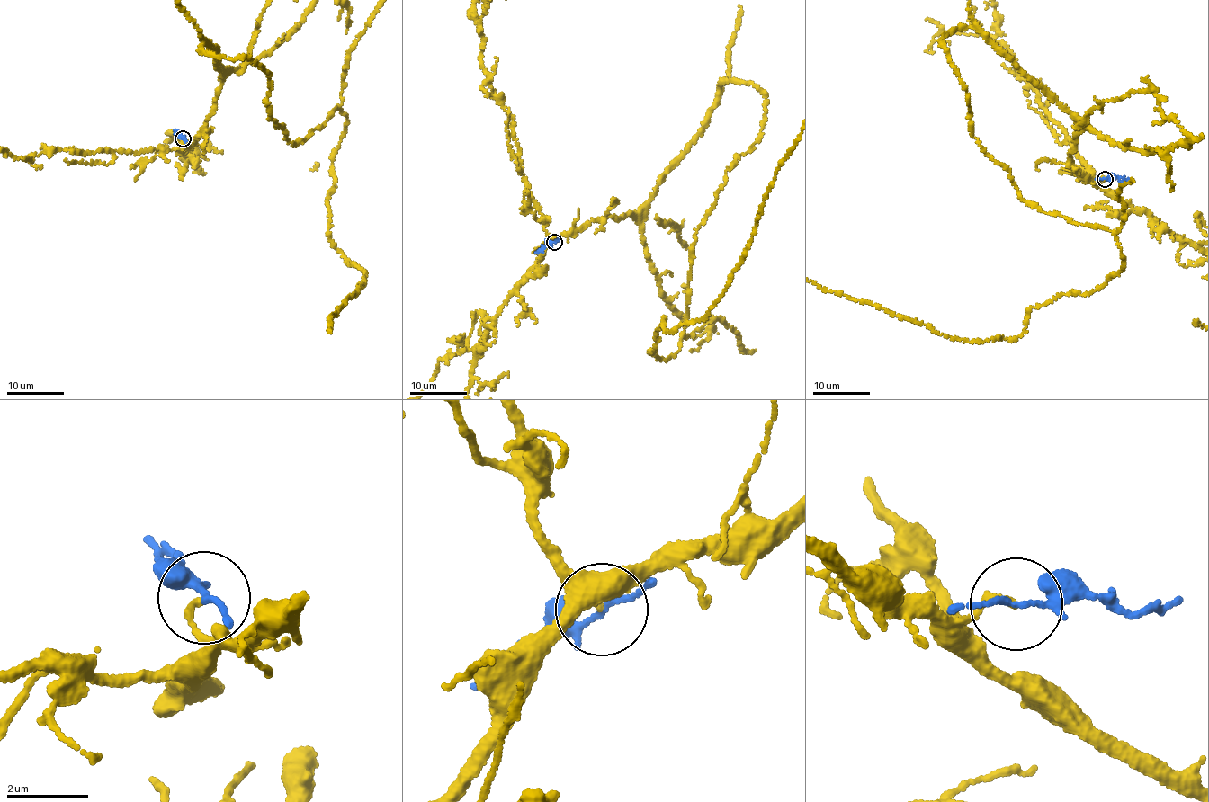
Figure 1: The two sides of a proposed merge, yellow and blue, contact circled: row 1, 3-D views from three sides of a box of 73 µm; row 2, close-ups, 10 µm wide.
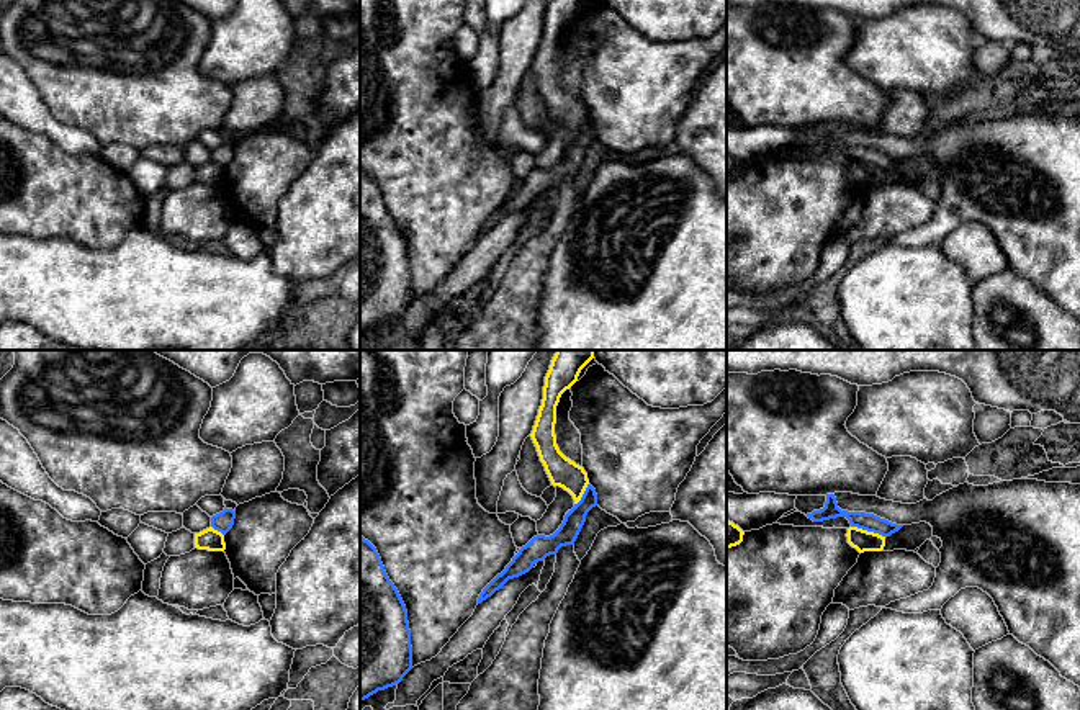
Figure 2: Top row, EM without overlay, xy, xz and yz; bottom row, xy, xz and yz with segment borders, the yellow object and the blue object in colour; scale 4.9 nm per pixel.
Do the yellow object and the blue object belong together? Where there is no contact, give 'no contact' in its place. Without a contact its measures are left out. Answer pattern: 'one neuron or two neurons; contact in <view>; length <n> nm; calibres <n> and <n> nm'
two neurons; contact in yz; length 190 nm; calibres 110 and 90 nm

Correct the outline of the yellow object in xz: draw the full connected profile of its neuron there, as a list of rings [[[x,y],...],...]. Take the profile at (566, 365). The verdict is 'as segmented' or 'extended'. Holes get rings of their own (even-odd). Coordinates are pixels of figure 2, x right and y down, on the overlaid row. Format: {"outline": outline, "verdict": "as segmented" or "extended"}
{"outline": [[[556,350],[545,376],[542,406],[530,434],[551,484],[568,491],[574,504],[581,501],[589,479],[584,468],[566,458],[556,445],[556,406],[592,358],[594,350]]], "verdict": "as segmented"}

